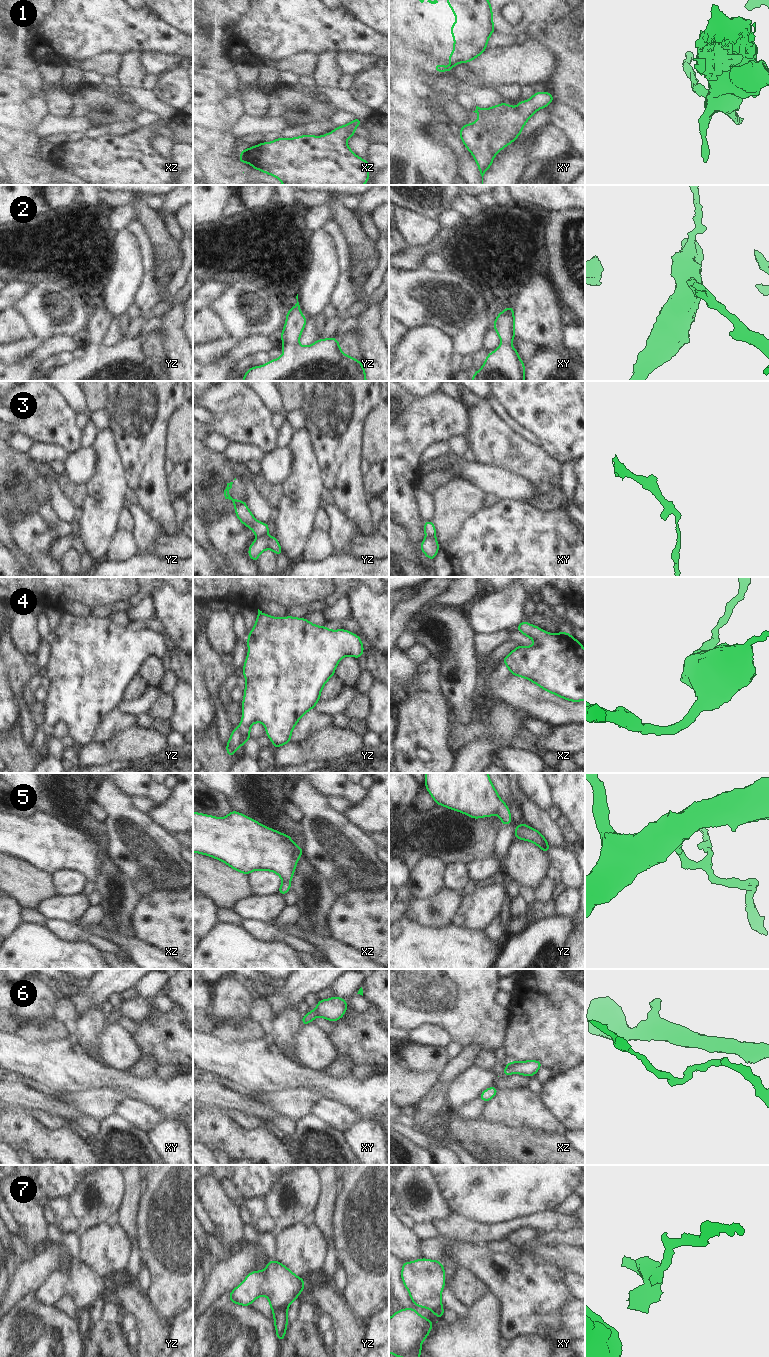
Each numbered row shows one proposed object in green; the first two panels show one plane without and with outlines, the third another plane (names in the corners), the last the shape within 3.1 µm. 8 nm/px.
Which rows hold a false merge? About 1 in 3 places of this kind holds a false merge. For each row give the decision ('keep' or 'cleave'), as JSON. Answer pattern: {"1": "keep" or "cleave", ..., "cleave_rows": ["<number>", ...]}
{"1": "keep", "2": "keep", "3": "cleave", "4": "keep", "5": "keep", "6": "keep", "7": "cleave", "cleave_rows": ["3", "7"]}

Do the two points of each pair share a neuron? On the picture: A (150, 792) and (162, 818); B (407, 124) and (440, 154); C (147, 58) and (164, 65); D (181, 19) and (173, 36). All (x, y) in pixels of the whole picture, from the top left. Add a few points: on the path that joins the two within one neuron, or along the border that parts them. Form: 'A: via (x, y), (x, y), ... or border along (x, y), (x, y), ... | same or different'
A: border along (172, 789), (169, 797), (157, 805) | different
B: border along (423, 128), (418, 131), (399, 132) | different
C: via (151, 60), (160, 63) | same
D: border along (157, 14), (182, 32) | different

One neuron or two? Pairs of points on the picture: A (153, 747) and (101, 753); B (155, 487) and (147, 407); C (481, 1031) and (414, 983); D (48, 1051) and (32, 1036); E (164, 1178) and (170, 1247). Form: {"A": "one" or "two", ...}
{"A": "one", "B": "one", "C": "one", "D": "two", "E": "one"}

